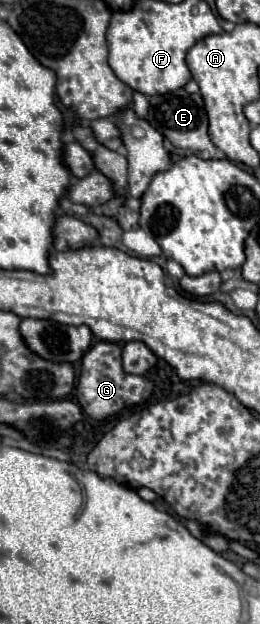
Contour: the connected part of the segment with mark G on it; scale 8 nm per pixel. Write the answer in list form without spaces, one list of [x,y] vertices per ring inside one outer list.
[[[97,342],[81,362],[81,374],[77,384],[77,400],[85,414],[93,420],[105,420],[127,406],[145,402],[151,396],[153,384],[143,376],[125,374],[121,370],[121,346],[111,342]]]

